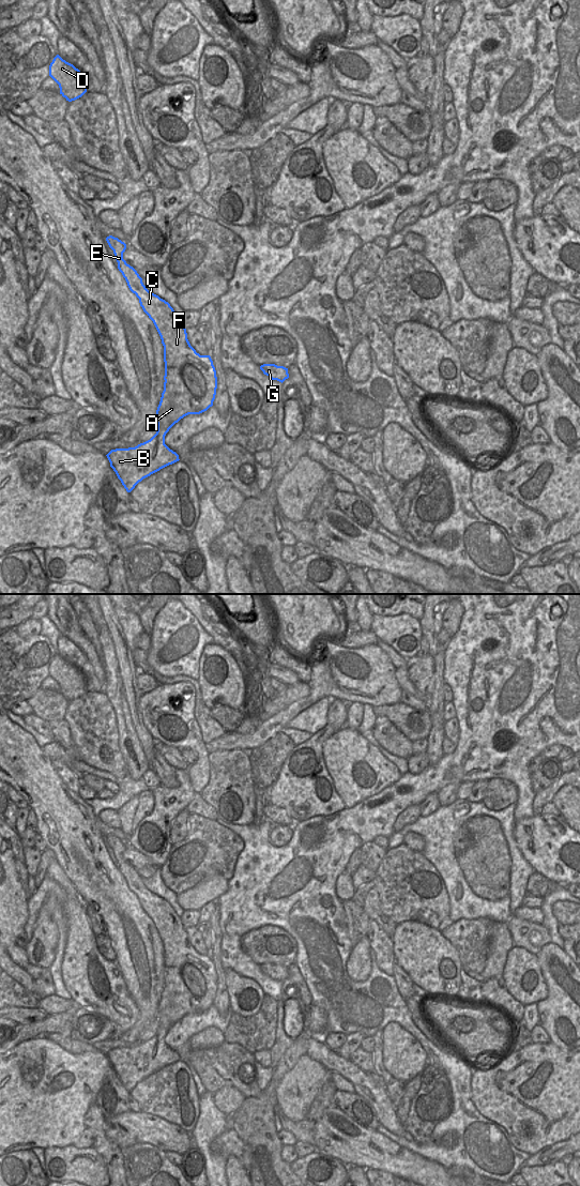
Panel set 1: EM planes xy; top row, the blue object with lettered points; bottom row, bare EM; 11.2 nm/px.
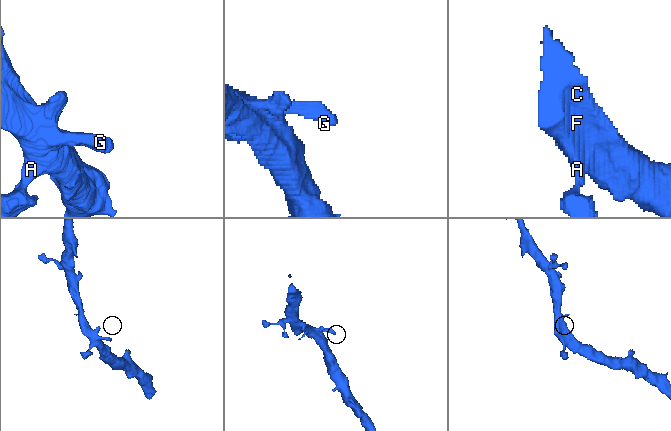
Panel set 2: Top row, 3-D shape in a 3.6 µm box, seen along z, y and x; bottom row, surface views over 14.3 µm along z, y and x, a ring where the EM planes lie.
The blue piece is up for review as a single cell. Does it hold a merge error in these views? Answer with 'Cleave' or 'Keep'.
Keep

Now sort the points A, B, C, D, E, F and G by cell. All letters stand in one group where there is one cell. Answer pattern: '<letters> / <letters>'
A B C D E F G

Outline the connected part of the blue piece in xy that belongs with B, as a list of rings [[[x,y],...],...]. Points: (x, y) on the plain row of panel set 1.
[[[112,835],[107,836],[106,840],[113,850],[119,870],[125,878],[129,890],[139,898],[143,911],[153,921],[164,945],[165,982],[156,1009],[156,1033],[150,1039],[135,1047],[111,1049],[106,1054],[118,1078],[126,1091],[131,1092],[143,1078],[180,1060],[179,1054],[165,1044],[165,1035],[184,1016],[200,1014],[213,1005],[217,988],[217,976],[211,956],[200,955],[190,945],[186,928],[170,903],[150,892],[137,870],[123,858],[126,843]]]

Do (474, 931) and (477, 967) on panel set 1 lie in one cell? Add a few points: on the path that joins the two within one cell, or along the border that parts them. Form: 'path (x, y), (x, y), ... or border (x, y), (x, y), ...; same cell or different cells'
path (474, 940), (474, 958); same cell

